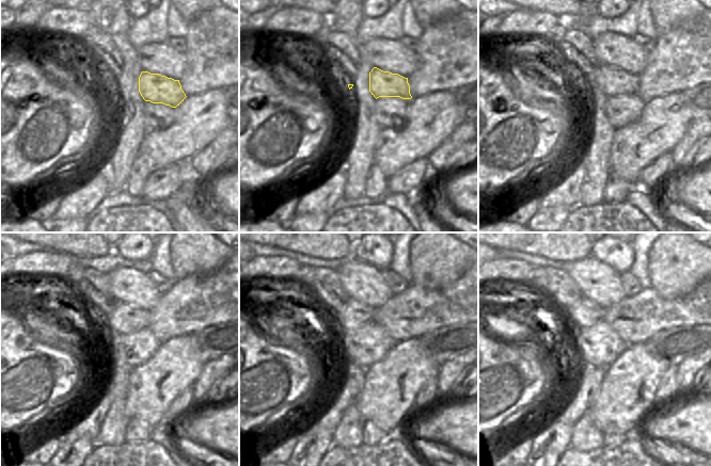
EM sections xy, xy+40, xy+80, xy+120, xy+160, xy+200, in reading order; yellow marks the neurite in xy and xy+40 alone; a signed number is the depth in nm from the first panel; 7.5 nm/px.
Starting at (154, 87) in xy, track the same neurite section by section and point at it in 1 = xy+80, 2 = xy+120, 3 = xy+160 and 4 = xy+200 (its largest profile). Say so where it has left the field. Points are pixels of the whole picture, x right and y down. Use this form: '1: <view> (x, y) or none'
1: xy+80 (613, 81)
2: xy+120 (125, 319)
3: xy+160 (353, 315)
4: xy+200 (585, 314)

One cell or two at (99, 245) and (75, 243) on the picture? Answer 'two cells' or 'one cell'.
one cell

